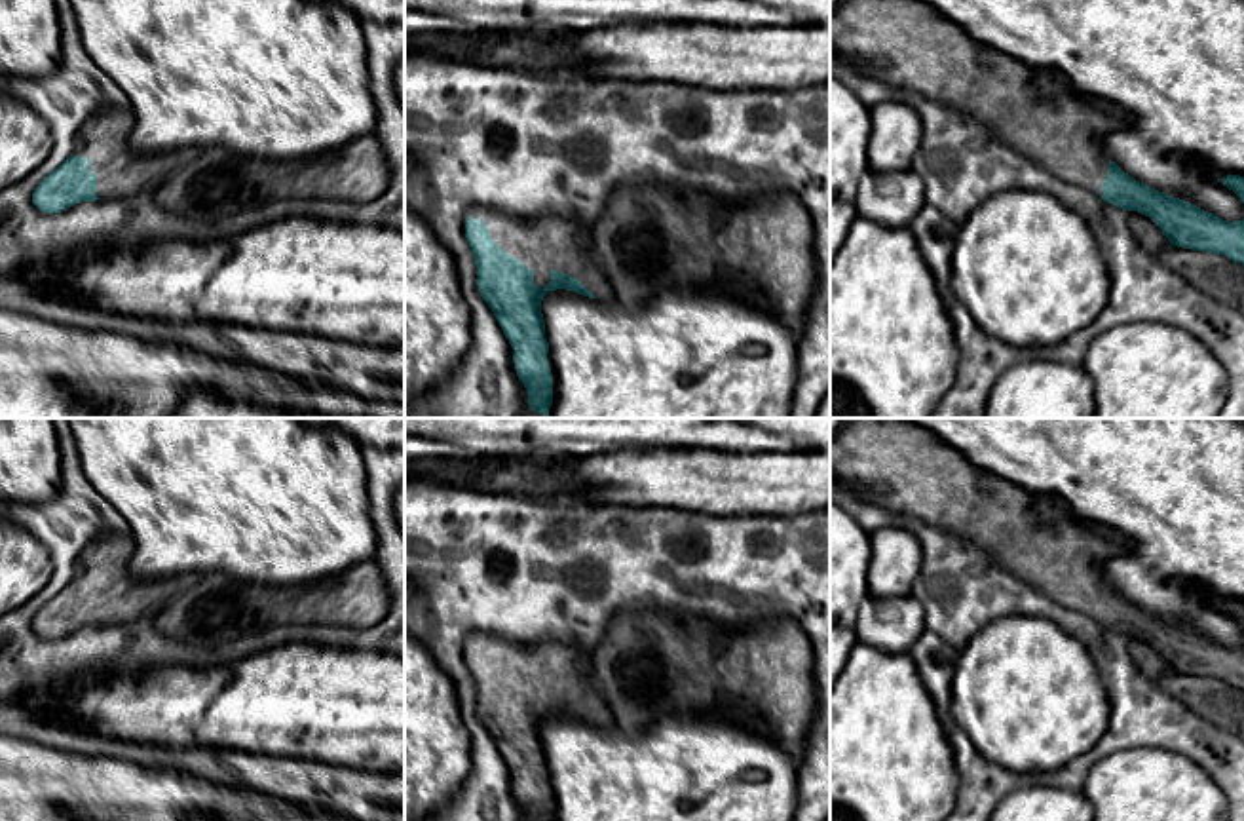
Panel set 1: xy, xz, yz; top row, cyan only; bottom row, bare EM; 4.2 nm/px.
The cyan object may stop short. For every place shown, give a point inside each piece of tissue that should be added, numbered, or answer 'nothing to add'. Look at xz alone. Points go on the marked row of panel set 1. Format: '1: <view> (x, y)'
1: xz (551, 242)

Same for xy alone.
1: xy (103, 139)

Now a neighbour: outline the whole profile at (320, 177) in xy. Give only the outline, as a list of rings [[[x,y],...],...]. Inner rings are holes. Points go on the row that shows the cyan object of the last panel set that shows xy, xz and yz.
[[[374,133],[304,160],[264,162],[209,146],[156,190],[160,209],[215,222],[237,207],[272,200],[367,203],[389,184],[389,165]]]

